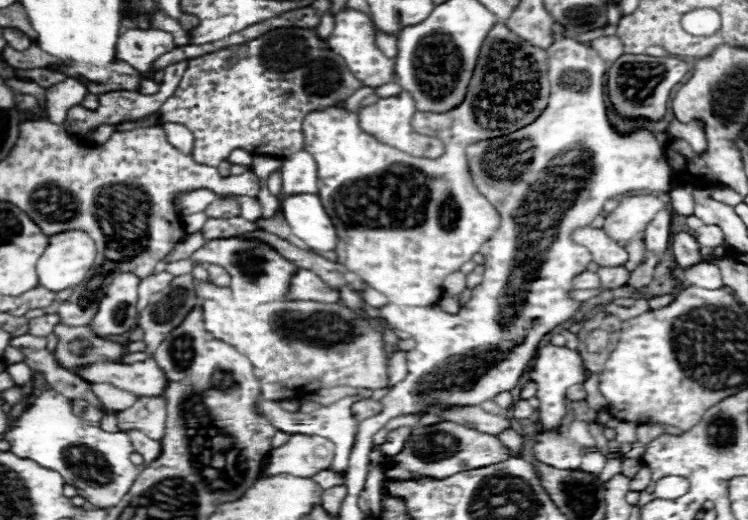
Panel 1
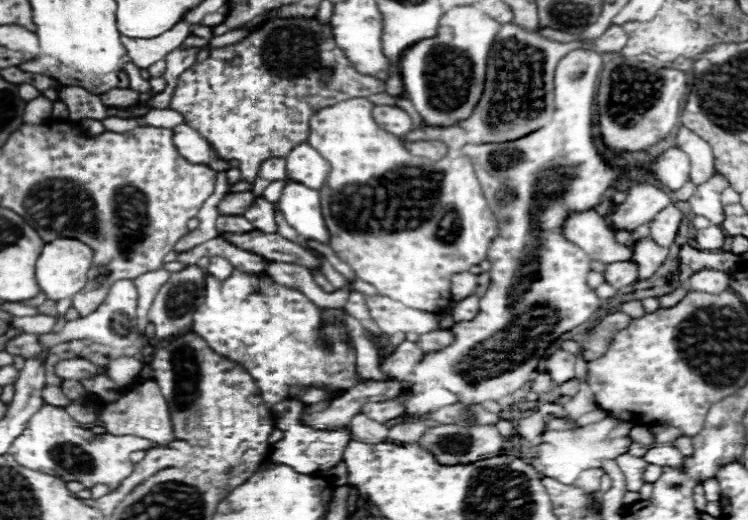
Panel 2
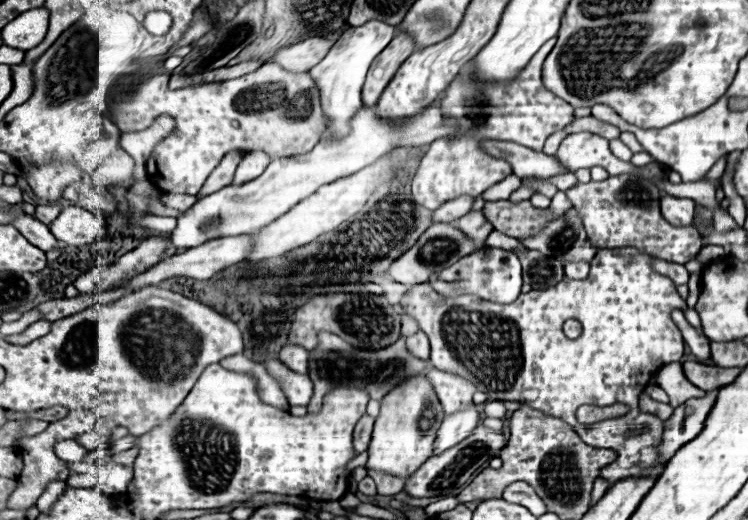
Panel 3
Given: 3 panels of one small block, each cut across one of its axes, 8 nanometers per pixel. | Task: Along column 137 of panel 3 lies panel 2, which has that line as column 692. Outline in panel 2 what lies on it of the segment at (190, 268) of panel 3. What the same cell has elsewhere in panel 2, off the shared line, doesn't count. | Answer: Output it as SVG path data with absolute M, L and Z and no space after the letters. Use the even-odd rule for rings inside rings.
M700 270L692 274L688 280L688 288L696 292L708 292L708 294L720 294L728 290L728 274L716 272L716 270Z

